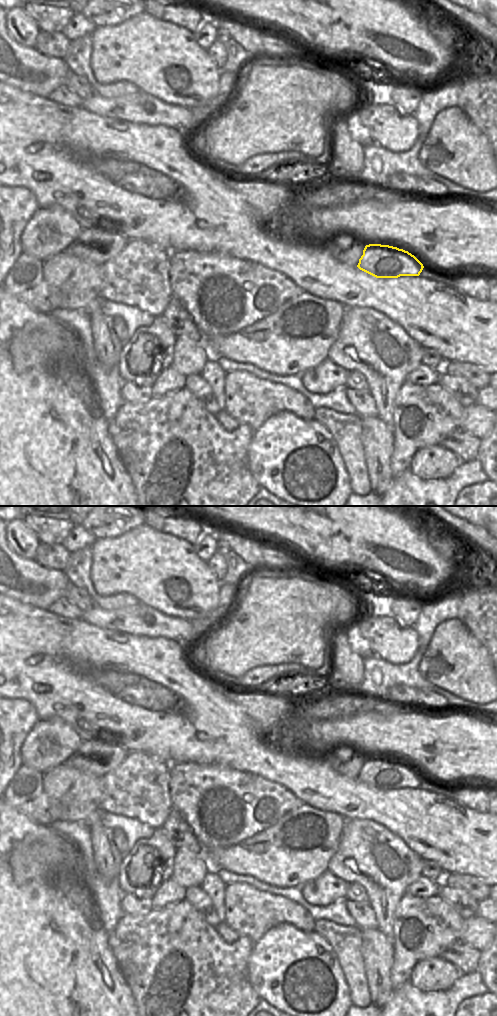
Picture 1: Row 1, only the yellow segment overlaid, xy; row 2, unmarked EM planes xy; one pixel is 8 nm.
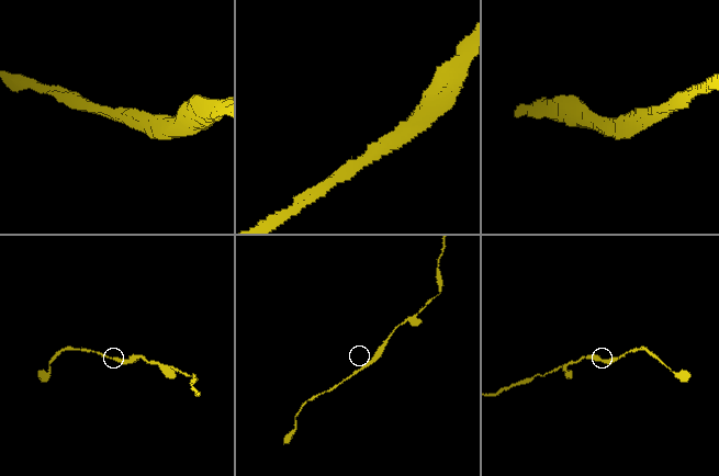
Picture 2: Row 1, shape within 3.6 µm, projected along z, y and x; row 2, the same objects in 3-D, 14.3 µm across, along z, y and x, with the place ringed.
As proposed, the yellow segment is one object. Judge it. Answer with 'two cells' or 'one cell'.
one cell

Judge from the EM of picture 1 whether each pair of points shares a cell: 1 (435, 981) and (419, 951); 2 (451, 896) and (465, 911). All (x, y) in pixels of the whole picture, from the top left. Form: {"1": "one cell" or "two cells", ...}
{"1": "two cells", "2": "one cell"}

